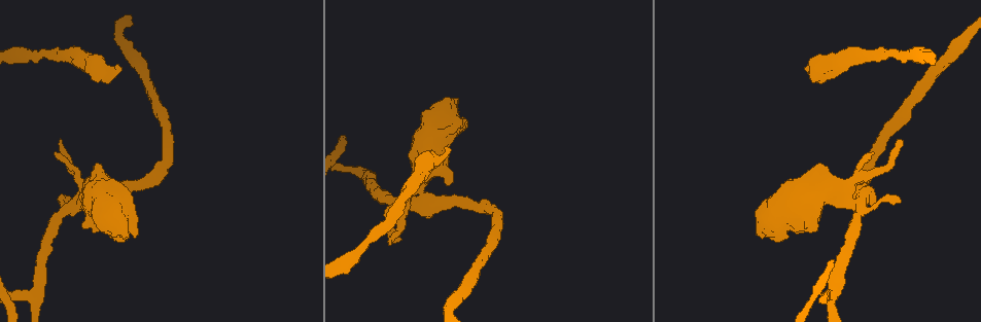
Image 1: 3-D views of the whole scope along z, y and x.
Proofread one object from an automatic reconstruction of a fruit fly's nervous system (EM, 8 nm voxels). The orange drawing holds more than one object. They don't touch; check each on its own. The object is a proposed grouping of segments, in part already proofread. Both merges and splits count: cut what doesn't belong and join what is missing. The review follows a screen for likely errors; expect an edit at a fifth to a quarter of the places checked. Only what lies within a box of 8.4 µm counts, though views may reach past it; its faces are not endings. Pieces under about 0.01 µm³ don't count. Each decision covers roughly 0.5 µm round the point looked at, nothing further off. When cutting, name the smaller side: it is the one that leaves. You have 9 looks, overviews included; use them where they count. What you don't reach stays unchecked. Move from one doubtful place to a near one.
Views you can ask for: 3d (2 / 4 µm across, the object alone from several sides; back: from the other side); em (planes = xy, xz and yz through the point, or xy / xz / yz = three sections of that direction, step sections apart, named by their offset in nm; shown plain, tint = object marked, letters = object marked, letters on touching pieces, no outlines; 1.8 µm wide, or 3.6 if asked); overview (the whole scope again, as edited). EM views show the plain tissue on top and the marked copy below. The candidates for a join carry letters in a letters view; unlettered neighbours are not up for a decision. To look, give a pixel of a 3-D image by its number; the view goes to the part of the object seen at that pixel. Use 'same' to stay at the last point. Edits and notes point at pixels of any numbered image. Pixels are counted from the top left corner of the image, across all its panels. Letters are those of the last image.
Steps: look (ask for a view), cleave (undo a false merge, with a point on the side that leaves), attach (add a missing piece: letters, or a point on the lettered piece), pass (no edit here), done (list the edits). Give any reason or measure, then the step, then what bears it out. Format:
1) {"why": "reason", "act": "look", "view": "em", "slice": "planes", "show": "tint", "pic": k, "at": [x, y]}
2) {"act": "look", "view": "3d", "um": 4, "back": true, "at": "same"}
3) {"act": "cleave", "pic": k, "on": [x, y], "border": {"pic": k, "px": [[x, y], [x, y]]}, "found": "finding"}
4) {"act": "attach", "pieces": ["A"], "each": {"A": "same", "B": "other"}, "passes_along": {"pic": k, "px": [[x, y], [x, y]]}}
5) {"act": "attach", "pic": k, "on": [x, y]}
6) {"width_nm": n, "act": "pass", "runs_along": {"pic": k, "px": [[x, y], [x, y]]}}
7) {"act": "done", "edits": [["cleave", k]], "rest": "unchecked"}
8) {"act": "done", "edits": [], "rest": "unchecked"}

{"why": "stops while still wide", "act": "look", "view": "em", "slice": "planes", "show": "letters", "pic": 1, "at": [126, 234]}

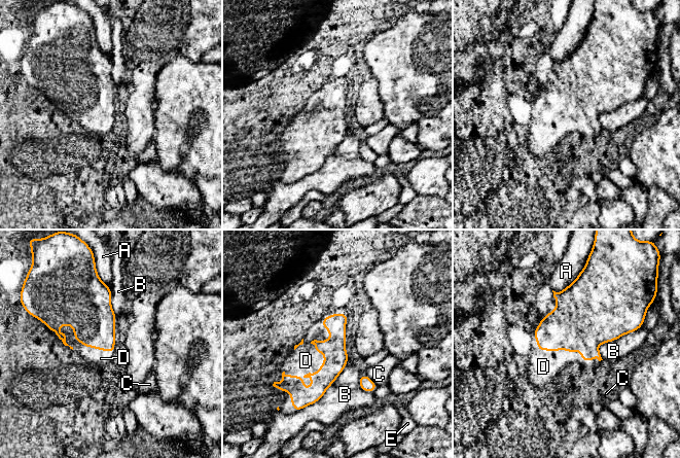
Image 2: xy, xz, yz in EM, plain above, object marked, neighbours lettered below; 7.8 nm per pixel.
{"act": "attach", "pieces": ["D"], "each": {"A": "other", "B": "other", "C": "other", "D": "same", "E": "other"}, "passes_along": {"pic": 2, "px": [[333, 349], [322, 352], [306, 360]]}, "found": "it goes on there"}

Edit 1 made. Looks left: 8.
{"act": "look", "view": "overview"}

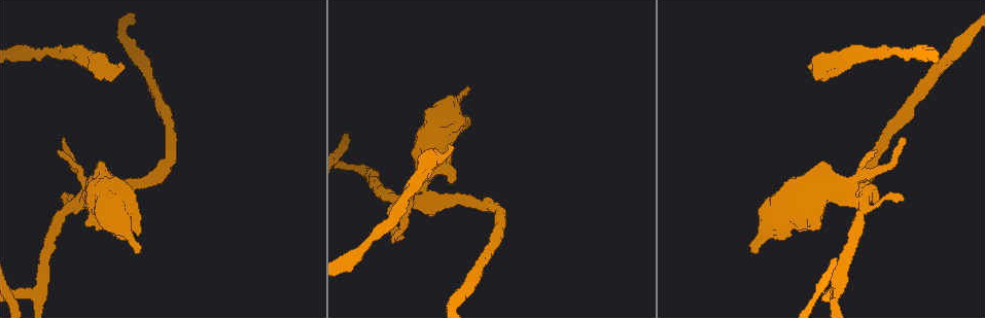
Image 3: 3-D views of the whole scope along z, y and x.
{"act": "look", "view": "em", "um": 3.6, "slice": "planes", "show": "letters", "pic": 3, "at": [120, 66]}

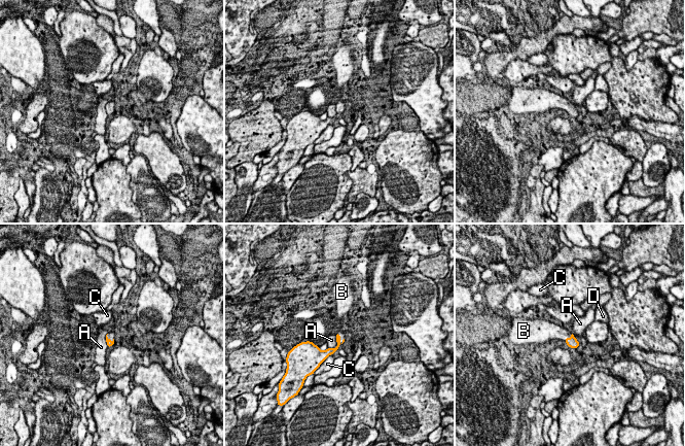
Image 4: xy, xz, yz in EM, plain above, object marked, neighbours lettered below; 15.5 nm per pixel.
{"act": "attach", "pieces": ["B"], "each": {"A": "other", "B": "same", "C": "other", "D": "other"}, "found": "the cell continues"}

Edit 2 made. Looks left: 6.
{"why": "see it whole again", "act": "look", "view": "overview"}

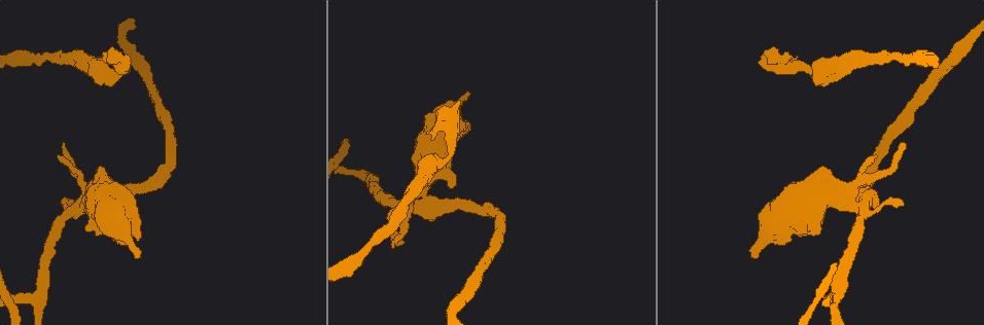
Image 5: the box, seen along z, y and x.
{"why": "free end", "act": "look", "view": "em", "slice": "xy", "step": 16, "show": "letters", "pic": 5, "at": [902, 142]}

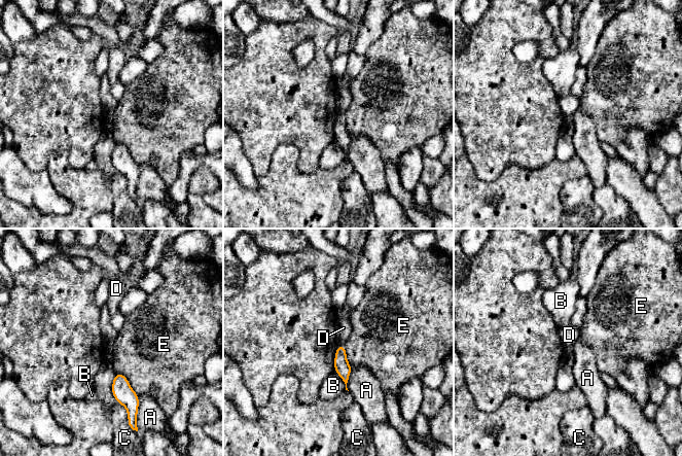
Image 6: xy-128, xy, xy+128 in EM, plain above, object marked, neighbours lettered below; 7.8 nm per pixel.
{"act": "look", "view": "em", "slice": "planes", "show": "letters", "at": "same"}

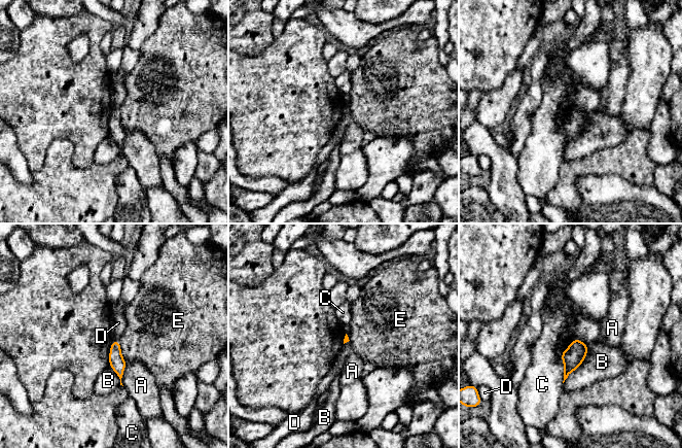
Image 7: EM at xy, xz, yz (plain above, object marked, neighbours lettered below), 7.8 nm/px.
{"longest_contact_nm": ["B", 360], "act": "pass", "each": {"A": "other", "B": "other", "C": "other", "D": "other", "E": "other"}, "border": {"pic": 7, "px": [[575, 338], [578, 338], [587, 346]]}, "found": "none of them fits"}

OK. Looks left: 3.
{"act": "done", "edits": [["attach", 2], ["attach", 4]], "rest": "unchecked"}

